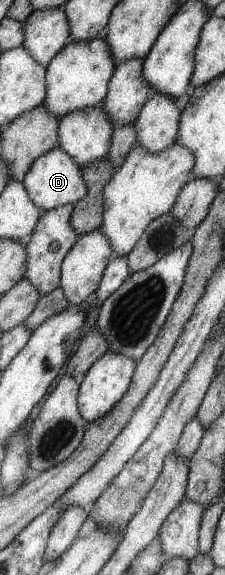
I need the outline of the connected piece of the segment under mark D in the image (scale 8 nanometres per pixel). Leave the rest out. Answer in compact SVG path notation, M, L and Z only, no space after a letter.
M58 147L36 159L25 176L25 185L35 203L38 203L43 212L67 205L75 205L89 194L89 186L83 177L82 168L74 157L66 152L65 148Z

